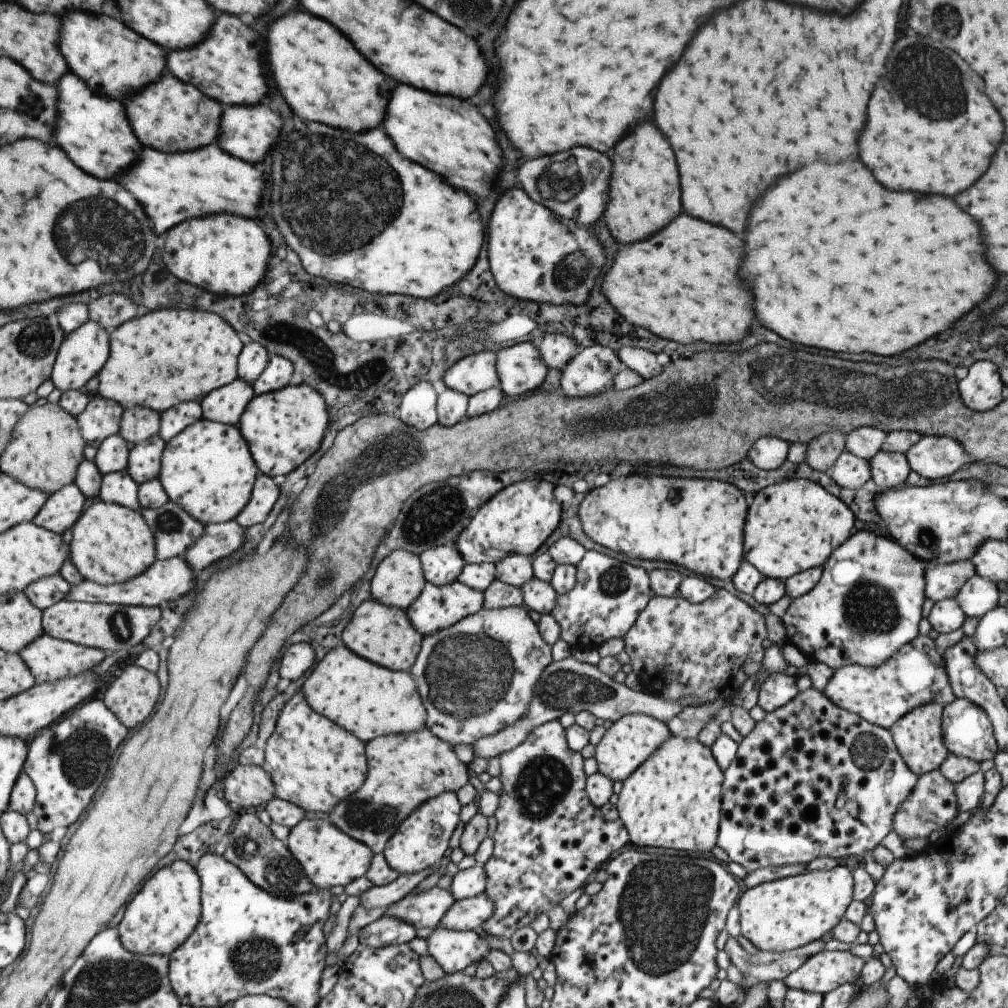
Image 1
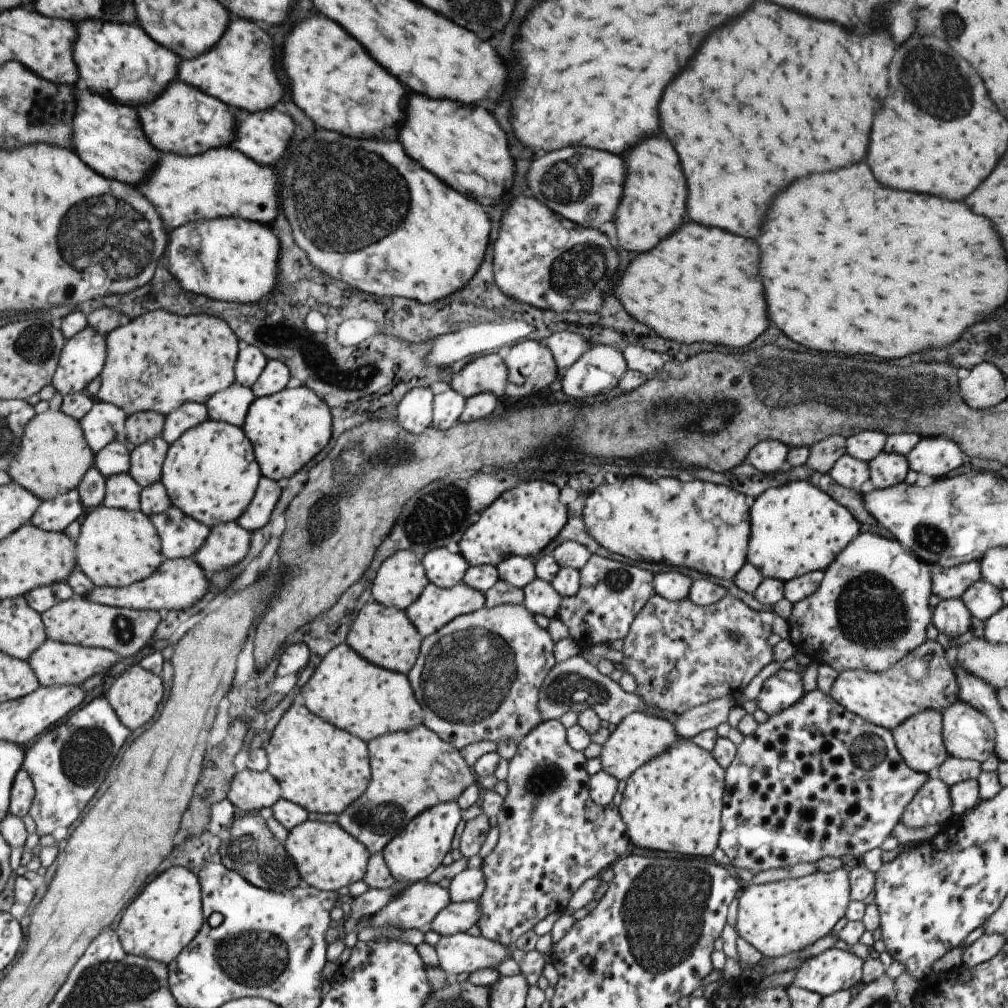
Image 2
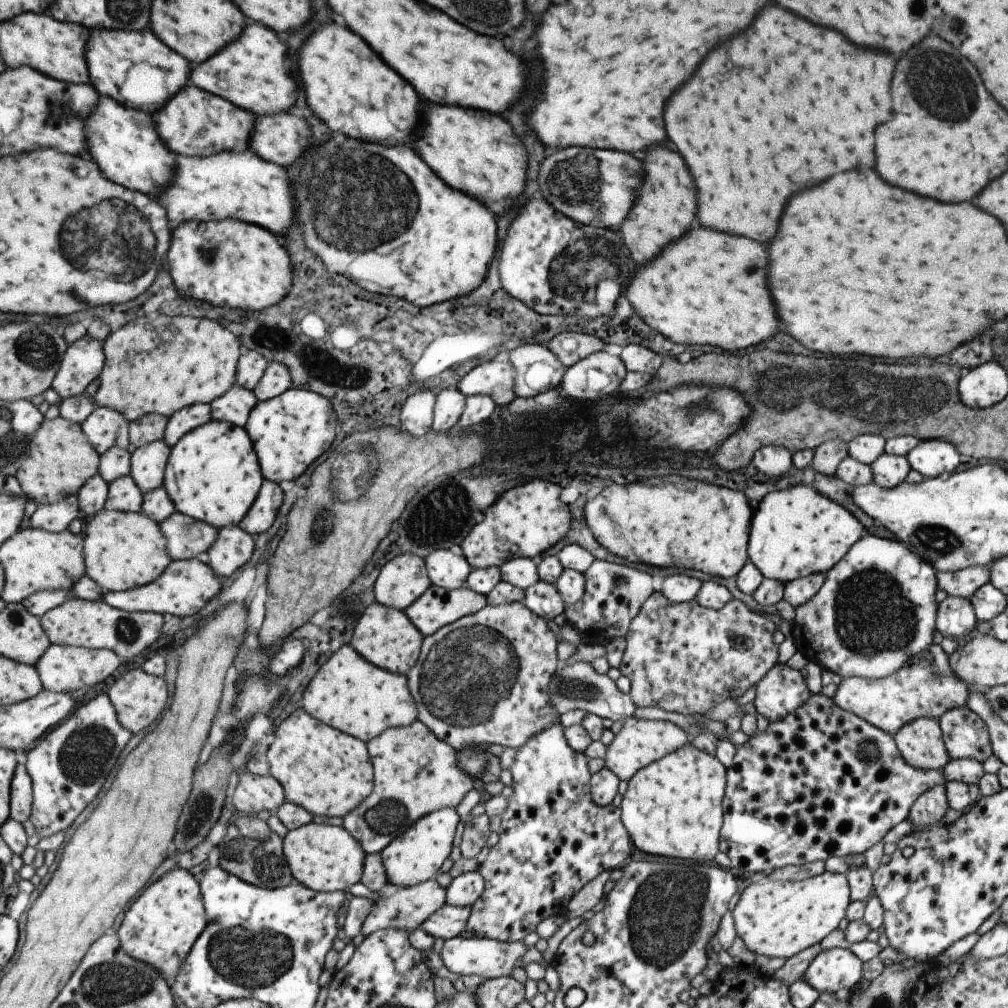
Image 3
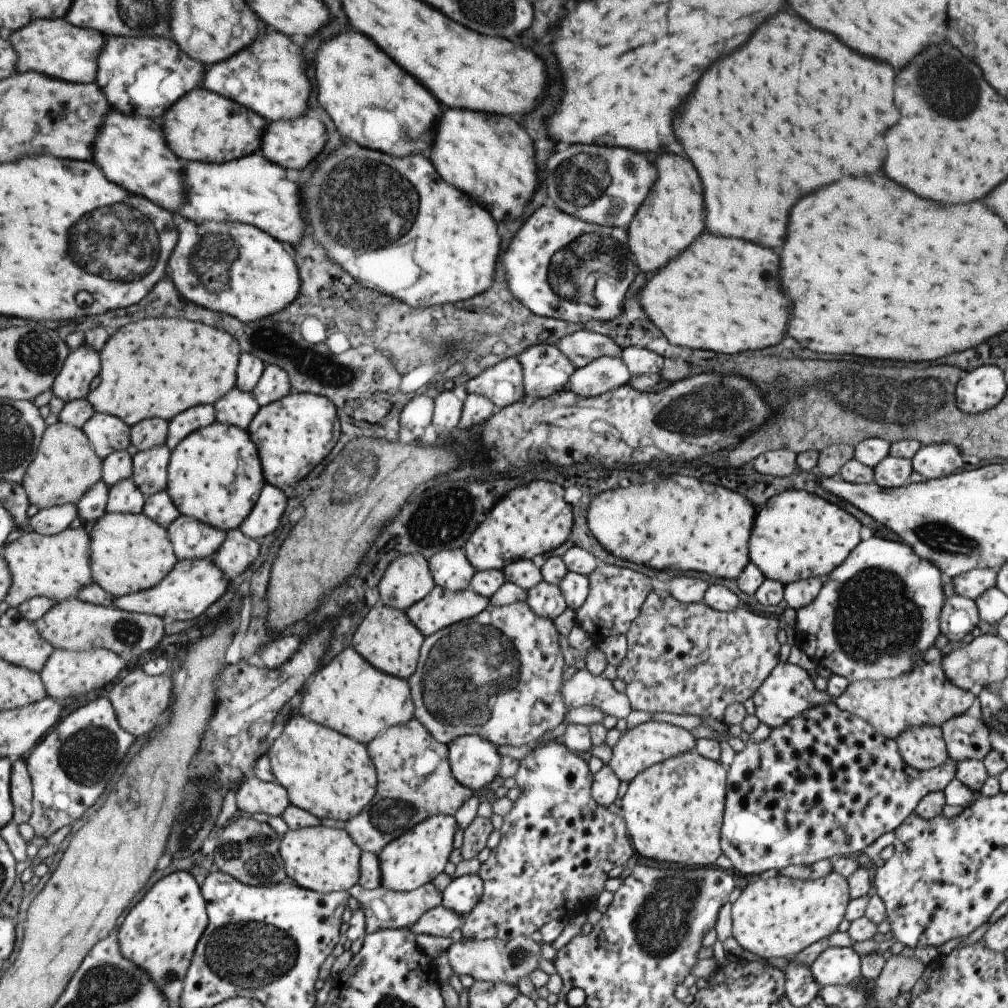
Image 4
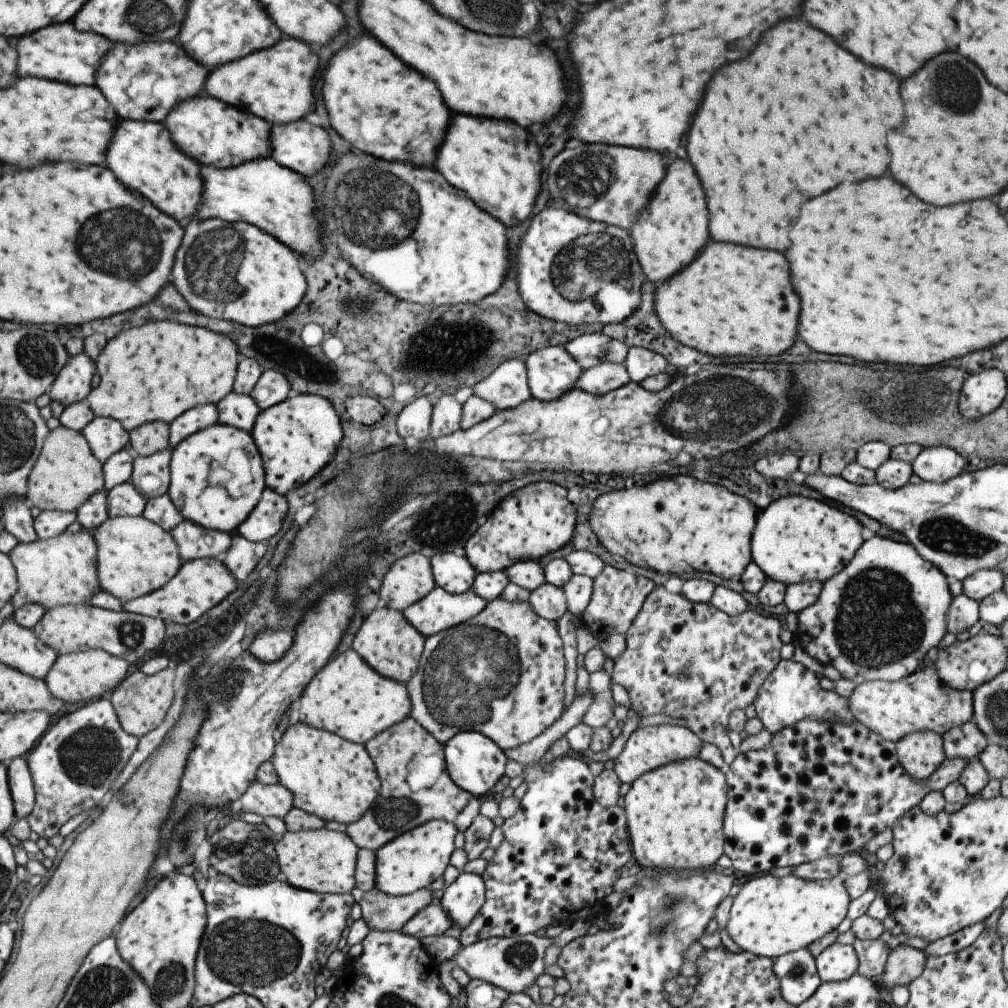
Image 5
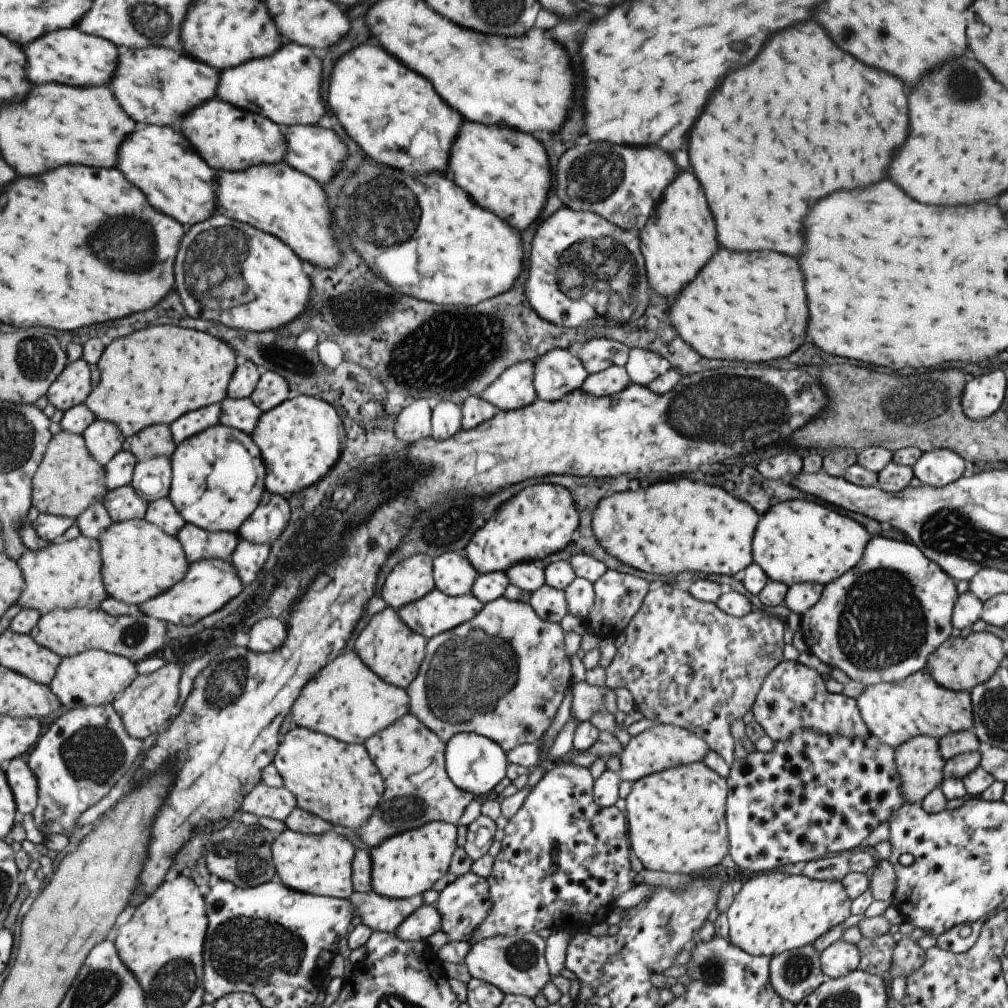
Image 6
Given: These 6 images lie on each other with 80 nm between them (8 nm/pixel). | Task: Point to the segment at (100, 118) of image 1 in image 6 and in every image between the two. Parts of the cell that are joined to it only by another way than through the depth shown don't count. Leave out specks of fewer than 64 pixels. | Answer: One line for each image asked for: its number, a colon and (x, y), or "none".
2: (107, 136)
3: (123, 143)
4: (132, 152)
5: (141, 155)
6: (159, 161)

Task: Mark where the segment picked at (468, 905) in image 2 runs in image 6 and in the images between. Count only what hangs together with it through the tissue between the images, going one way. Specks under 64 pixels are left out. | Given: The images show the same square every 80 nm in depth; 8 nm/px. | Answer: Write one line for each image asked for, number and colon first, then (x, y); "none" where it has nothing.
3: (446, 922)
4: (438, 921)
5: (429, 922)
6: (418, 925)

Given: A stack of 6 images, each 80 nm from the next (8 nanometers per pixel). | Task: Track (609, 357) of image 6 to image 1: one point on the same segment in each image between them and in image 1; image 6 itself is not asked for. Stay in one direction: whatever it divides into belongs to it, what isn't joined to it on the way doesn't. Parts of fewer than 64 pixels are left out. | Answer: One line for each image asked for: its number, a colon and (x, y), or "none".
1: (555, 350)
2: (565, 347)
3: (569, 347)
4: (582, 346)
5: (590, 349)

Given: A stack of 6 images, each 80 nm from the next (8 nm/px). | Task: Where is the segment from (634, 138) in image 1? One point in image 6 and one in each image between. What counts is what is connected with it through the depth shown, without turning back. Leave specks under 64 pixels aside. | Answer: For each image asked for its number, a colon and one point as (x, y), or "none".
2: (653, 205)
3: (664, 207)
4: (671, 216)
5: (667, 234)
6: (678, 238)

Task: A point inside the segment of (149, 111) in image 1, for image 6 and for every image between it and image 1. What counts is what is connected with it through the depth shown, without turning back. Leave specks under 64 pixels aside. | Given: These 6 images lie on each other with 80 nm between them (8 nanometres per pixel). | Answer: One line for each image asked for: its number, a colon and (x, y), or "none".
2: (183, 120)
3: (193, 123)
4: (200, 126)
5: (216, 134)
6: (227, 138)

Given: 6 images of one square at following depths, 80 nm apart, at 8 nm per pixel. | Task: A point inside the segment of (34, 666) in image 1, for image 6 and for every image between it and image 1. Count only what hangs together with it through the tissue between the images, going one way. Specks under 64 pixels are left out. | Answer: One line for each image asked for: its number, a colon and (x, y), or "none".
2: (55, 664)
3: (62, 669)
4: (65, 673)
5: (87, 675)
6: (94, 677)

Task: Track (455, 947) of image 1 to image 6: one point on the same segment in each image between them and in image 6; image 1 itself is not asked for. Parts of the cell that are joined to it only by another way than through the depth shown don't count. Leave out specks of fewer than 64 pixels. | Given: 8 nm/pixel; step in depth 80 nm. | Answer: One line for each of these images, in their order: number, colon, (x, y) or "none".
2: (456, 953)
3: (487, 958)
4: (492, 960)
5: (511, 963)
6: (515, 964)

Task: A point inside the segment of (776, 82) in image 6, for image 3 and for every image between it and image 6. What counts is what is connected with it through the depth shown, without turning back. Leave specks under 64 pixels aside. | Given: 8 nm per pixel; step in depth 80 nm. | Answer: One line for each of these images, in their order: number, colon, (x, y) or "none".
3: (750, 139)
4: (772, 122)
5: (799, 115)

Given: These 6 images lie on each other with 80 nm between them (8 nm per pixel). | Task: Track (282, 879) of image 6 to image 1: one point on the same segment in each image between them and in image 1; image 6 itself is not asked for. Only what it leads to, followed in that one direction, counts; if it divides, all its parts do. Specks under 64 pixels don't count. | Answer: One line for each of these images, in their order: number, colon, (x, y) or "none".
1: (328, 857)
2: (327, 858)
3: (324, 858)
4: (320, 859)
5: (322, 861)

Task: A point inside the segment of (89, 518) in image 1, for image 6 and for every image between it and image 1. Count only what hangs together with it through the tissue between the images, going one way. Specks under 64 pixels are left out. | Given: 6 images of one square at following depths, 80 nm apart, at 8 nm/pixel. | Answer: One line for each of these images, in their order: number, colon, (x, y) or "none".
2: (114, 548)
3: (121, 551)
4: (129, 553)
5: (134, 556)
6: (139, 561)

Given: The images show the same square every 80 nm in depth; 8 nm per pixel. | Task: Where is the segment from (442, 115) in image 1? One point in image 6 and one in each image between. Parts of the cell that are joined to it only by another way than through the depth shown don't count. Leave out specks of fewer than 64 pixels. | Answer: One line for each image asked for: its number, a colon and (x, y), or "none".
2: (462, 145)
3: (476, 152)
4: (490, 158)
5: (493, 162)
6: (506, 172)

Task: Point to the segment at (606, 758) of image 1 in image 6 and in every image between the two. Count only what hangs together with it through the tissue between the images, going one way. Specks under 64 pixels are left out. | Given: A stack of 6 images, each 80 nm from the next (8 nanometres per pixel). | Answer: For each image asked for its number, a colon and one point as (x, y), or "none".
2: (638, 738)
3: (639, 742)
4: (649, 743)
5: (647, 748)
6: (660, 747)

